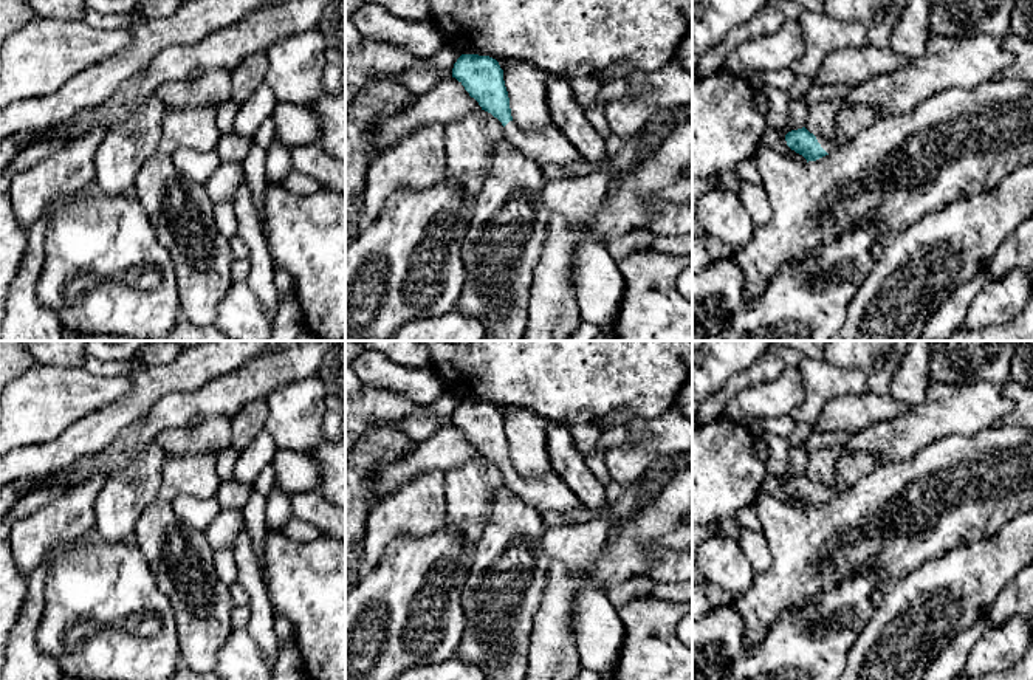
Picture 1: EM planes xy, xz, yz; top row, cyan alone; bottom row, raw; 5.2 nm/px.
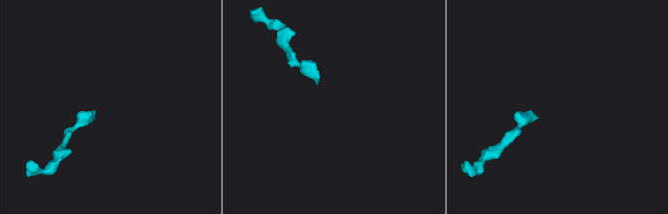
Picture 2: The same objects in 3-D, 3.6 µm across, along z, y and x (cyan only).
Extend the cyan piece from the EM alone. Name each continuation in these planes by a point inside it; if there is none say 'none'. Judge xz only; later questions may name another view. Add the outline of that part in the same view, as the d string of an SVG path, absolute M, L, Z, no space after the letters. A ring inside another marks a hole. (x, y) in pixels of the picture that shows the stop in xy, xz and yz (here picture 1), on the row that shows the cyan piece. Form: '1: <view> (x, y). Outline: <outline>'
1: xz (549, 146). Outline: M514 119L505 127L505 139L519 149L525 156L544 164L564 164L568 161L584 161L578 149L556 127L528 133Z

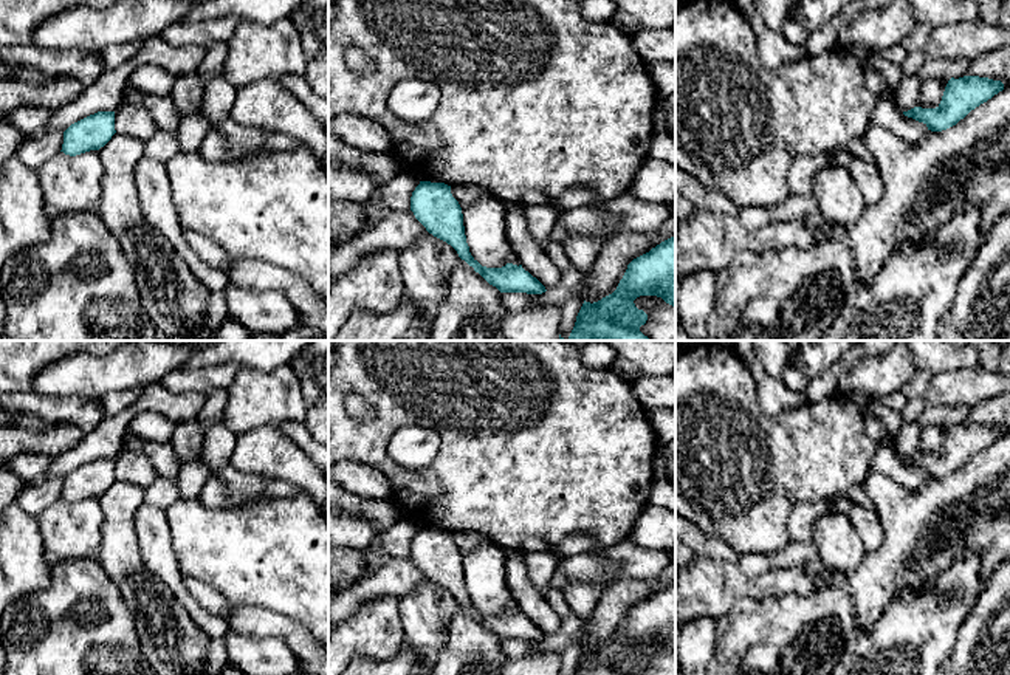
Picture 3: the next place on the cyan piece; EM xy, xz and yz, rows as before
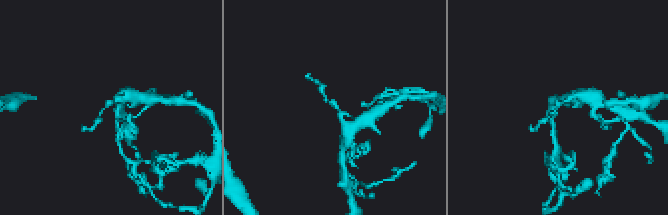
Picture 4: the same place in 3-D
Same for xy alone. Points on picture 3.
none

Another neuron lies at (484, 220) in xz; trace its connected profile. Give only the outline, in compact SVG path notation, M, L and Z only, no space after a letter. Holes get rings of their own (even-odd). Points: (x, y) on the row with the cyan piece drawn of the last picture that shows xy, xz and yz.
M486 194L469 206L462 207L469 252L482 266L520 265L507 237L505 204L502 200Z

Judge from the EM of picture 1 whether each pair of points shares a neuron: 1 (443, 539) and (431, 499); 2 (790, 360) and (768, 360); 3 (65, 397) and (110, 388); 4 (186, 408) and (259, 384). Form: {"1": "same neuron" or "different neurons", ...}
{"1": "different neurons", "2": "same neuron", "3": "same neuron", "4": "same neuron"}

